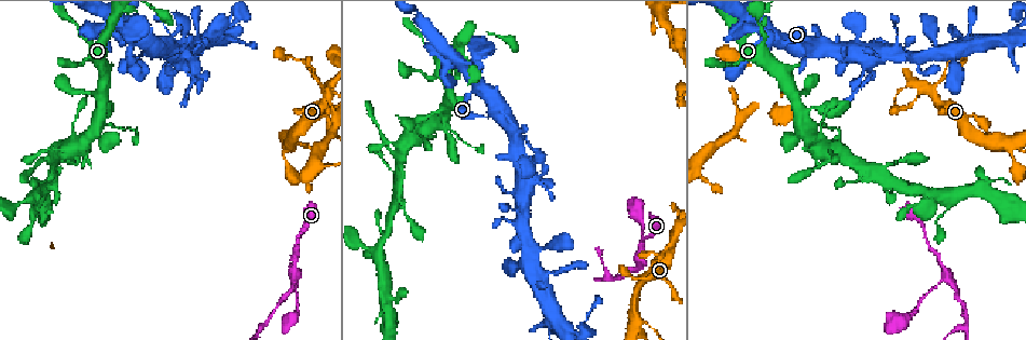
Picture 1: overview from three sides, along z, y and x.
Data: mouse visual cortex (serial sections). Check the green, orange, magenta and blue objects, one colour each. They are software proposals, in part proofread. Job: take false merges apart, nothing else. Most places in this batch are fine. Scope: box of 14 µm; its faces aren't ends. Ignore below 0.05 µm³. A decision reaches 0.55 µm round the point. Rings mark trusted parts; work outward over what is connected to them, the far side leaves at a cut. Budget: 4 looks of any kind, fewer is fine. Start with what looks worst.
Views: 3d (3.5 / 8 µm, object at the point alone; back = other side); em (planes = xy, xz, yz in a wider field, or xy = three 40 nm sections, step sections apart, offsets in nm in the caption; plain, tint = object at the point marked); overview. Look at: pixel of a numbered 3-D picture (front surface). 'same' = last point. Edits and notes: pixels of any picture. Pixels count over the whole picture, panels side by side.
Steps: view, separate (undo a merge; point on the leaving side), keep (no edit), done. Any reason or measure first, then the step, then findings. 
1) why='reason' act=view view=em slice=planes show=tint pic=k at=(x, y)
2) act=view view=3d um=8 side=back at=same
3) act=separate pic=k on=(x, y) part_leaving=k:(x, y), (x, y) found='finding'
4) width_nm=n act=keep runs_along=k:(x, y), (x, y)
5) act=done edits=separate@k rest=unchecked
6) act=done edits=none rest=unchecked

why='side arm on a straight run' act=view view=3d um=3.5 pic=1 at=(295, 279)

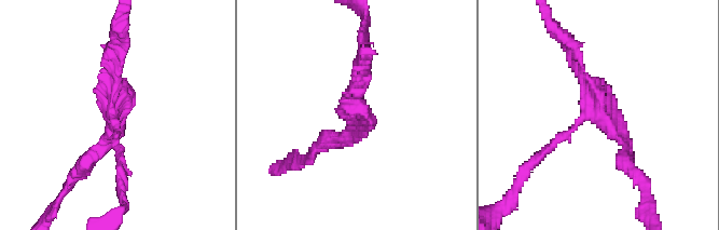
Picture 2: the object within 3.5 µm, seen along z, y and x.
arms=3 arm_widths_nm=100,150,150 act=view view=em slice=xy step=2 show=tint pic=2 at=(356, 109)

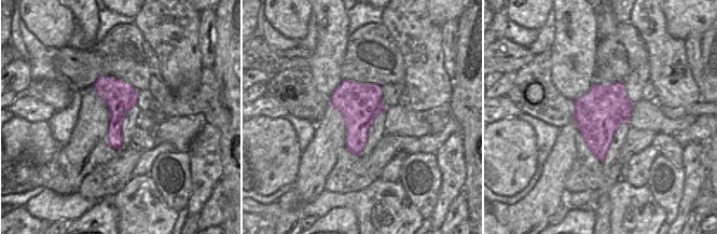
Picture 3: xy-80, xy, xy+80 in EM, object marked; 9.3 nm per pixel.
width_nm=400 act=keep runs_along=2:(570, 42), (597, 108), (545, 151) found='all the same cell'

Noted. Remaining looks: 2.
why='two arms in line, one across' act=view view=3d um=8 pic=1 at=(262, 324)

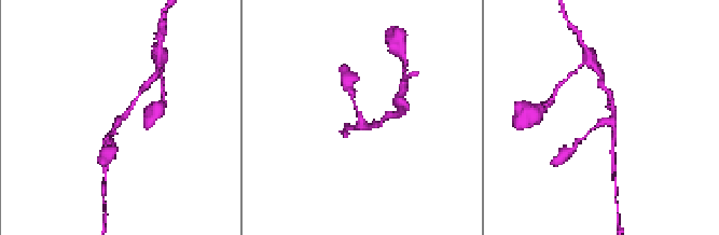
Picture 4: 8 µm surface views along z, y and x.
act=view view=em slice=xy step=1 show=tint pic=4 at=(612, 120)

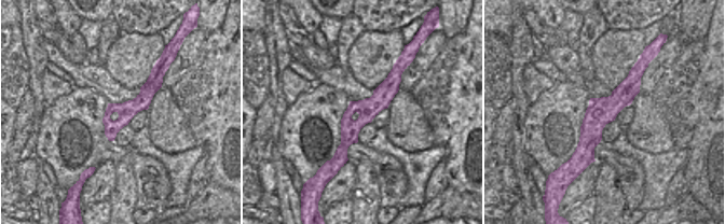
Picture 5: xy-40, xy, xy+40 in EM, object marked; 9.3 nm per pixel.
act=keep runs_along=5:(396, 67), (334, 160) found='one cell here'

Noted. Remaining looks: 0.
act=done edits=none rest=unchecked

